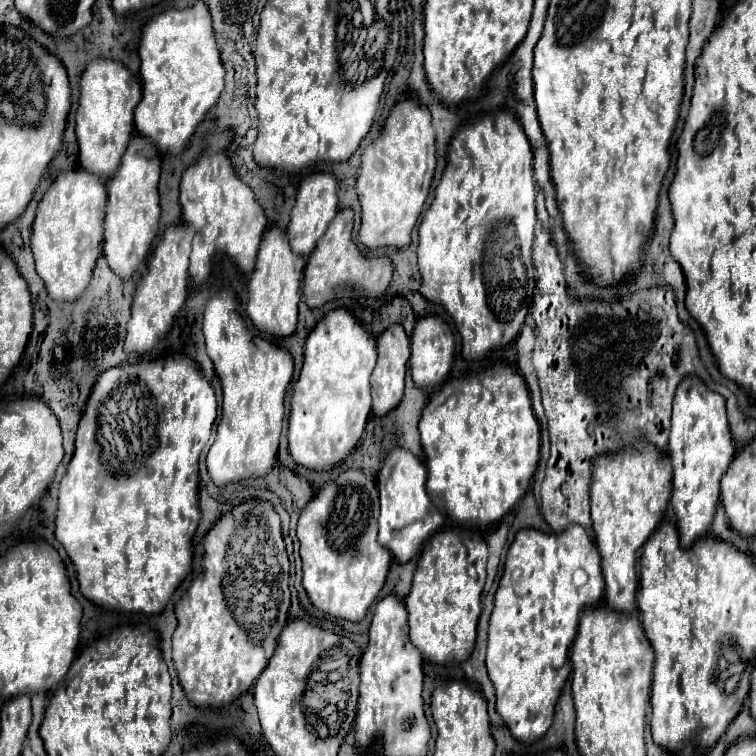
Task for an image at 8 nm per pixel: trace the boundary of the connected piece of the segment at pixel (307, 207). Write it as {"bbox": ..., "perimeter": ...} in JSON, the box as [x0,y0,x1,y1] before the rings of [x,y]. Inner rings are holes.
{"bbox":[286,172,338,256],"perimeter":[[[324,172],[324,174],[312,174],[312,176],[304,178],[302,184],[300,184],[300,188],[298,188],[296,204],[292,208],[290,224],[288,224],[288,230],[286,230],[288,242],[292,246],[292,252],[300,254],[300,256],[308,256],[316,248],[316,242],[320,240],[320,236],[324,234],[326,226],[336,216],[336,212],[338,212],[336,176]]]}

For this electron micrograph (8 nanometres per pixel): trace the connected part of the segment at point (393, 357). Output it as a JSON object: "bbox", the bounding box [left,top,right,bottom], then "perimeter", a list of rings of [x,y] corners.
{"bbox":[370,324,410,416],"perimeter":[[[392,324],[378,338],[378,362],[370,378],[372,410],[376,416],[386,416],[402,400],[408,358],[410,340],[400,324]]]}

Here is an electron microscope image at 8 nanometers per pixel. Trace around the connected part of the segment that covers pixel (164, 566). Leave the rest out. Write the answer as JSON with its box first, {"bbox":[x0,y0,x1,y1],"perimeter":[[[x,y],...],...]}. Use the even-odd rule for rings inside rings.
{"bbox":[56,352,216,614],"perimeter":[[[176,352],[176,354],[160,356],[160,358],[154,358],[154,360],[148,360],[148,362],[138,362],[138,364],[134,364],[134,378],[132,378],[132,382],[124,382],[124,380],[128,380],[128,374],[120,374],[118,370],[108,370],[108,372],[100,374],[100,378],[96,380],[96,386],[94,386],[94,390],[92,390],[92,394],[90,394],[90,398],[88,398],[88,406],[86,406],[86,410],[84,410],[84,418],[80,418],[80,426],[78,426],[78,436],[76,436],[76,452],[74,452],[74,456],[72,456],[72,462],[68,464],[68,472],[66,472],[66,476],[62,478],[62,482],[60,482],[60,490],[58,490],[56,540],[58,540],[58,542],[64,546],[66,554],[70,556],[70,560],[72,560],[72,564],[74,564],[74,568],[76,568],[78,582],[80,582],[80,592],[82,592],[82,594],[84,594],[84,596],[86,596],[90,602],[98,604],[98,606],[104,606],[104,608],[108,608],[108,610],[142,612],[142,614],[160,614],[160,612],[164,610],[164,606],[168,604],[168,600],[170,600],[172,592],[178,588],[178,584],[180,584],[180,582],[184,580],[184,576],[190,572],[190,564],[192,564],[192,536],[194,536],[196,526],[198,526],[198,520],[200,520],[200,508],[198,508],[198,484],[200,484],[200,478],[198,478],[198,458],[200,458],[200,452],[202,452],[202,448],[206,446],[206,442],[208,442],[208,438],[210,438],[210,432],[212,432],[214,422],[216,422],[216,396],[214,396],[212,386],[210,386],[210,384],[204,380],[204,376],[200,374],[198,366],[192,362],[192,358],[190,358],[186,352]],[[96,426],[98,426],[98,434],[100,434],[100,438],[102,438],[102,442],[104,442],[104,450],[110,450],[110,446],[112,446],[114,456],[112,456],[112,454],[104,456],[104,450],[100,450],[100,442],[96,442]]]}

